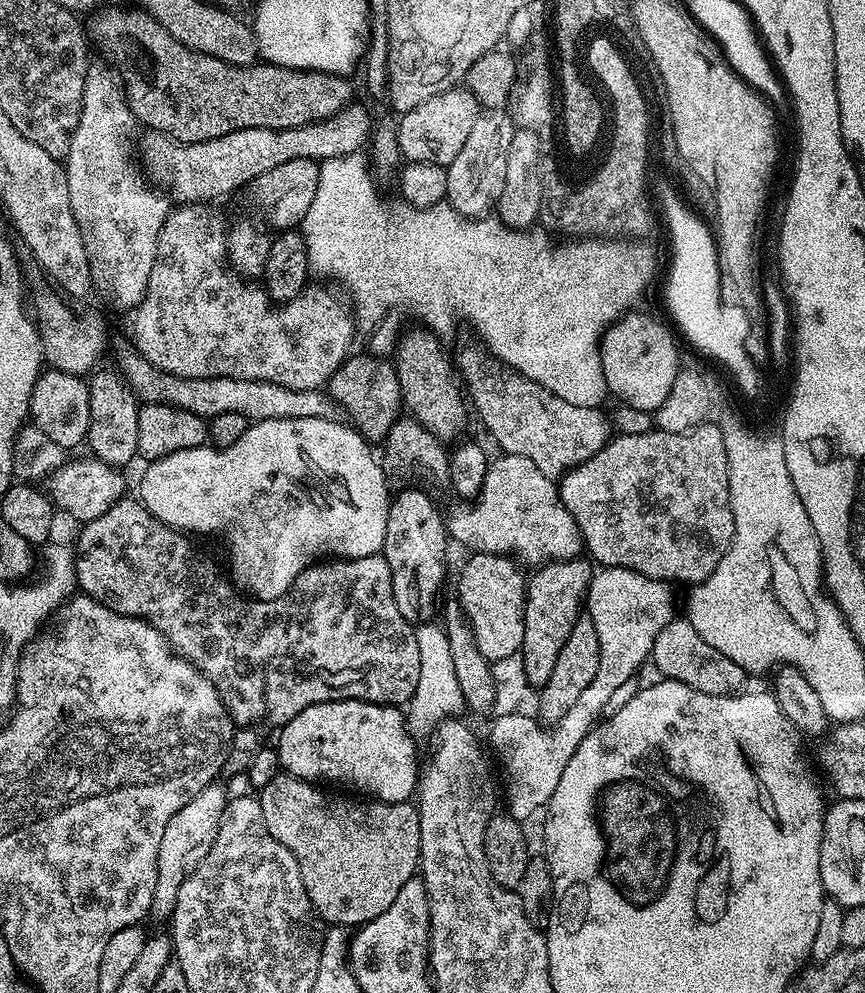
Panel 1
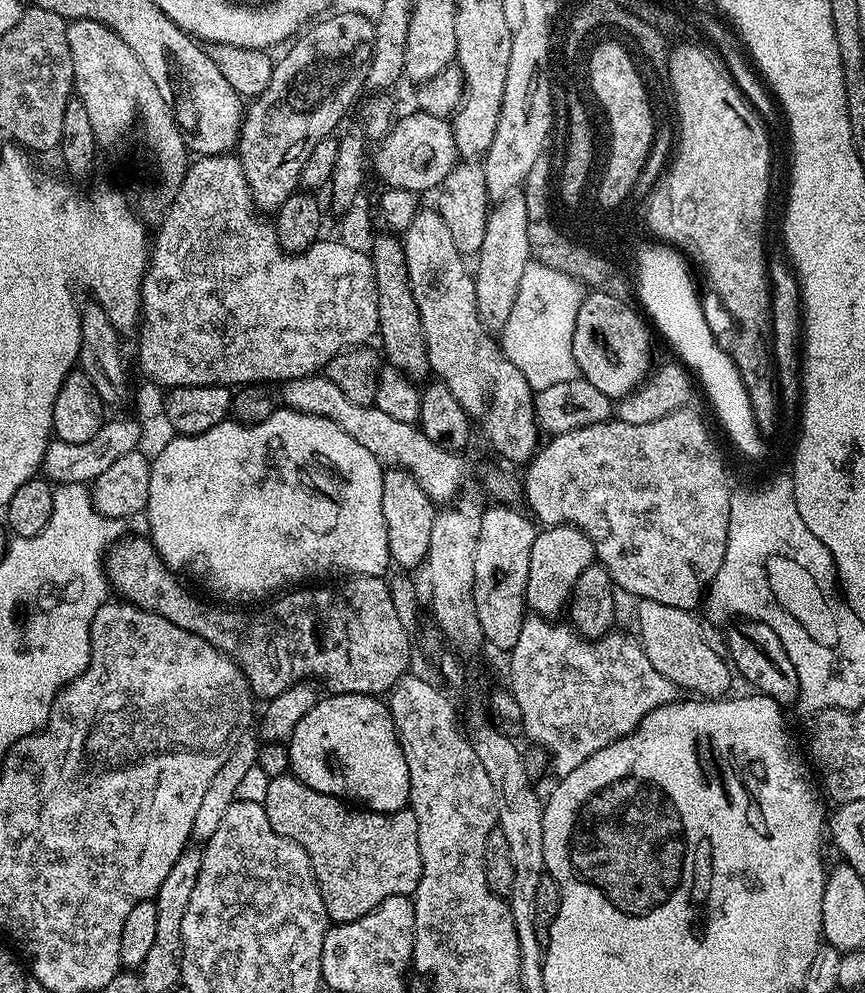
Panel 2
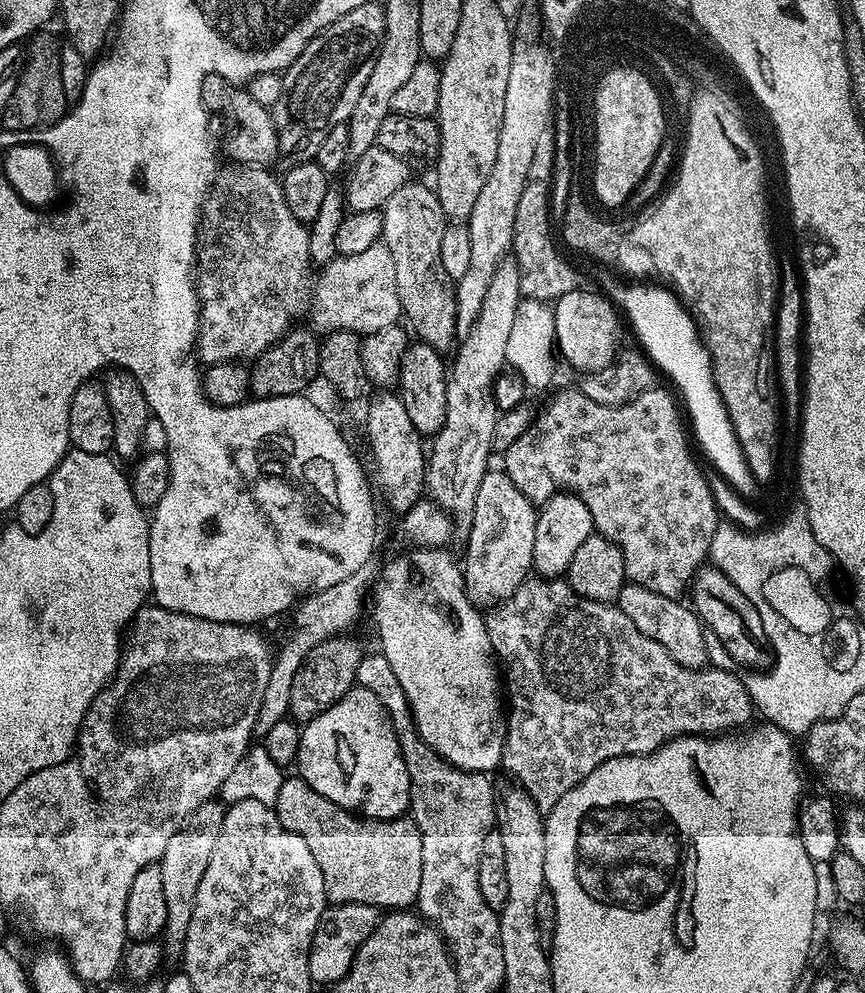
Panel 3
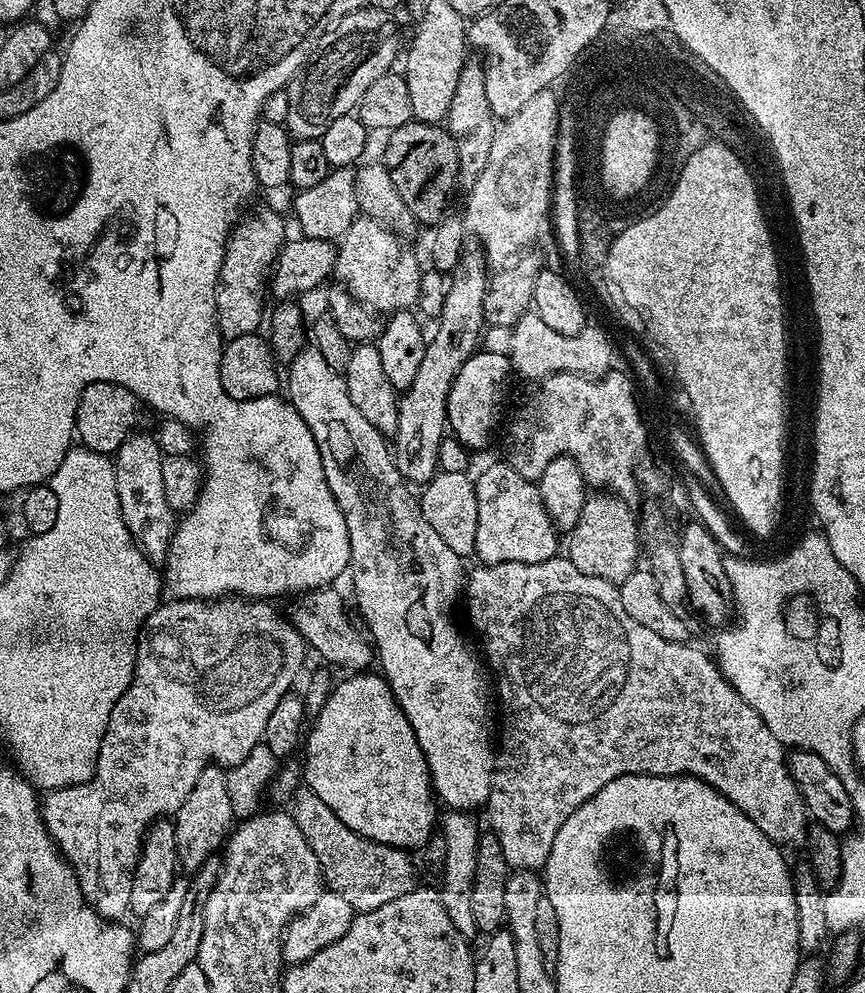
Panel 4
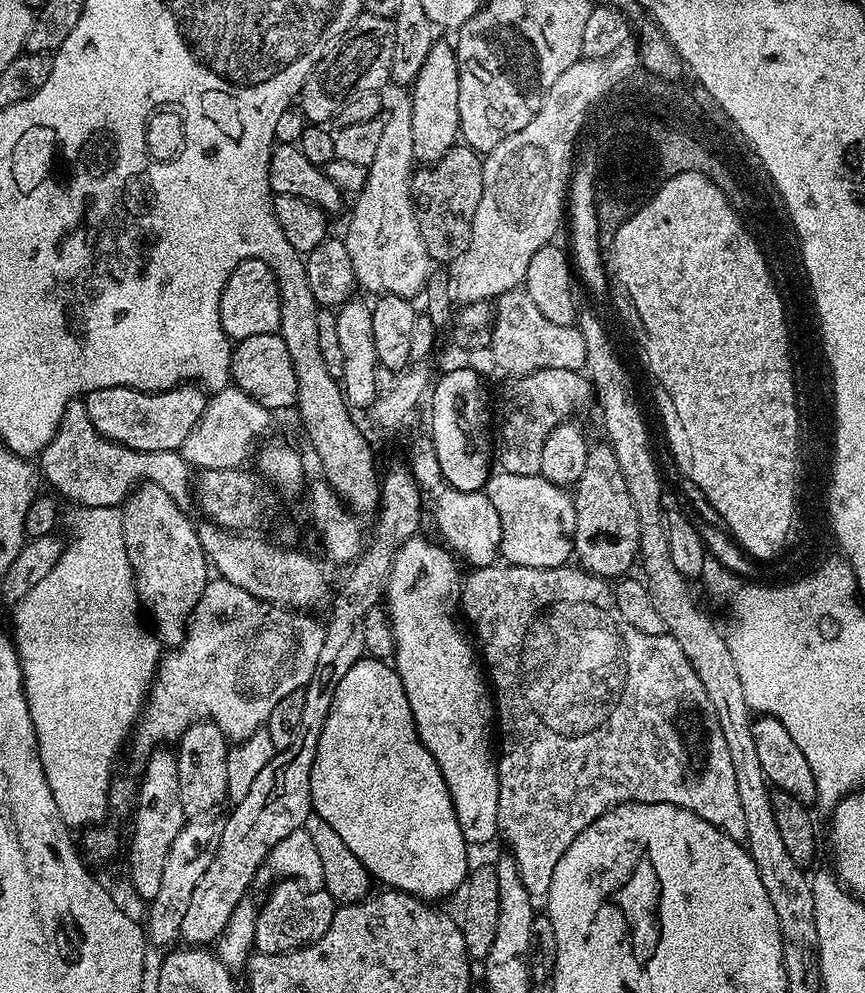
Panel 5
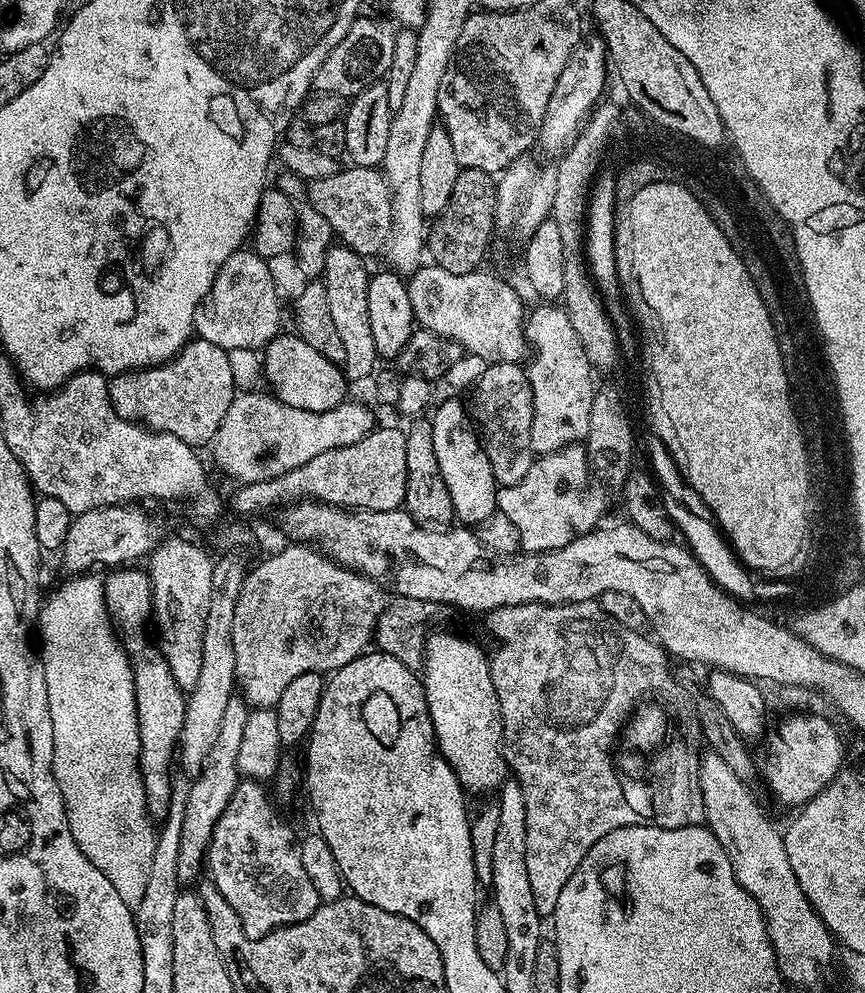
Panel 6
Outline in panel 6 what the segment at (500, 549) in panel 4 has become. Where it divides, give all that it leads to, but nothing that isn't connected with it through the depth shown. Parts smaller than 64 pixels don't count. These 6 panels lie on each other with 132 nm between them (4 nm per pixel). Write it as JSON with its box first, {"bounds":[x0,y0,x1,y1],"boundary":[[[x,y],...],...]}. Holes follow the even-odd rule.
{"bounds":[496,444,608,552],"boundary":[[[572,444],[533,459],[522,482],[499,489],[496,506],[514,522],[523,551],[553,552],[574,542],[574,538],[585,536],[603,521],[600,519],[608,508],[608,492],[595,479],[600,481],[594,475],[587,452],[580,444]]]}

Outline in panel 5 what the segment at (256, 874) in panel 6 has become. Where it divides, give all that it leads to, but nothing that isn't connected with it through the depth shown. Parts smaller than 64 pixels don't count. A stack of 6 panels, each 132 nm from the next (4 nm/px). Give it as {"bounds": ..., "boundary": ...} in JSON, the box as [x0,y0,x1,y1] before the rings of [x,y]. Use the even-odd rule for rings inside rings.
{"bounds":[255,878,338,954],"boundary":[[[280,878],[275,883],[272,893],[265,898],[264,905],[259,905],[256,914],[255,951],[266,954],[289,952],[322,938],[322,934],[330,930],[330,922],[334,922],[338,901],[326,890],[306,890],[305,885],[299,880]]]}

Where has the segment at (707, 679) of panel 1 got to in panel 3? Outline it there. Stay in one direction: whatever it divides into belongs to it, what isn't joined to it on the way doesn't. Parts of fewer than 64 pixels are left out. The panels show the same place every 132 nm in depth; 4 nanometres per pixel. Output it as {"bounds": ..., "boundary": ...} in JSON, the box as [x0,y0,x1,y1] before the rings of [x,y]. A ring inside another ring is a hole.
{"bounds":[618,582,709,668],"boundary":[[[631,582],[622,586],[618,599],[618,607],[622,614],[626,614],[630,622],[634,622],[634,626],[638,626],[642,634],[646,634],[646,638],[654,638],[654,642],[658,642],[658,646],[662,646],[666,654],[674,658],[674,662],[687,668],[703,668],[709,663],[708,644],[704,641],[706,629],[695,611],[687,603],[680,603],[684,602],[677,598],[654,594],[654,590],[646,590],[646,586],[638,586]]]}

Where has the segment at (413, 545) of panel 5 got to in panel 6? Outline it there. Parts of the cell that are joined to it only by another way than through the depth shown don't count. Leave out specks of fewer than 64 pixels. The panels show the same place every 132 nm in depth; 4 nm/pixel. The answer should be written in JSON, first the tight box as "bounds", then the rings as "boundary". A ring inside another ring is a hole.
{"bounds":[422,631,508,794],"boundary":[[[433,631],[428,637],[428,645],[424,651],[422,679],[431,721],[434,722],[436,744],[454,770],[461,787],[470,794],[499,789],[508,778],[503,749],[504,723],[501,720],[498,694],[494,690],[492,666],[486,652],[464,636],[455,636],[452,632]]]}

